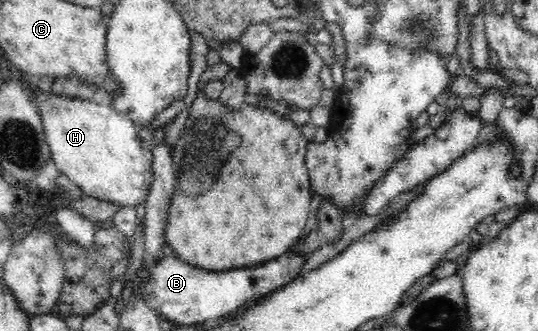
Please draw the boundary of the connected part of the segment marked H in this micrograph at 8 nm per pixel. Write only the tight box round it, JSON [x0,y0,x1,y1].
[34,87,152,210]

